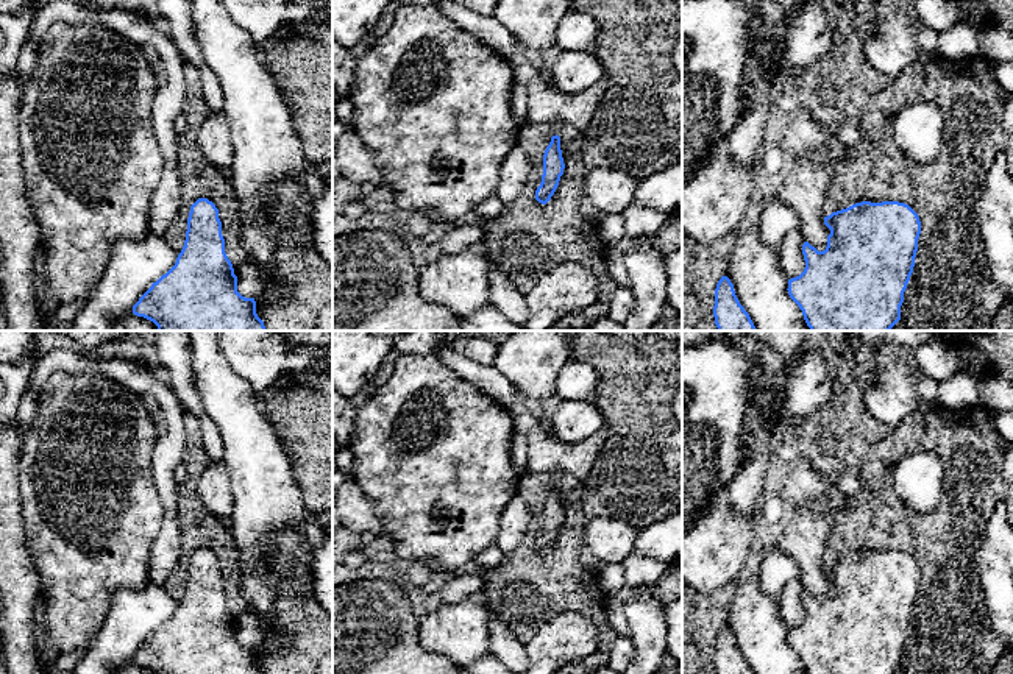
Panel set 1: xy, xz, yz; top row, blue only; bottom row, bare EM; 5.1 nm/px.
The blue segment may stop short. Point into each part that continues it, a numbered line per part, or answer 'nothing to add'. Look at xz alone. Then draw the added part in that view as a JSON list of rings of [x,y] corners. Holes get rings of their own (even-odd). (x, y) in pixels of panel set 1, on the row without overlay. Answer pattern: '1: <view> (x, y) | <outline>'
nothing to add

